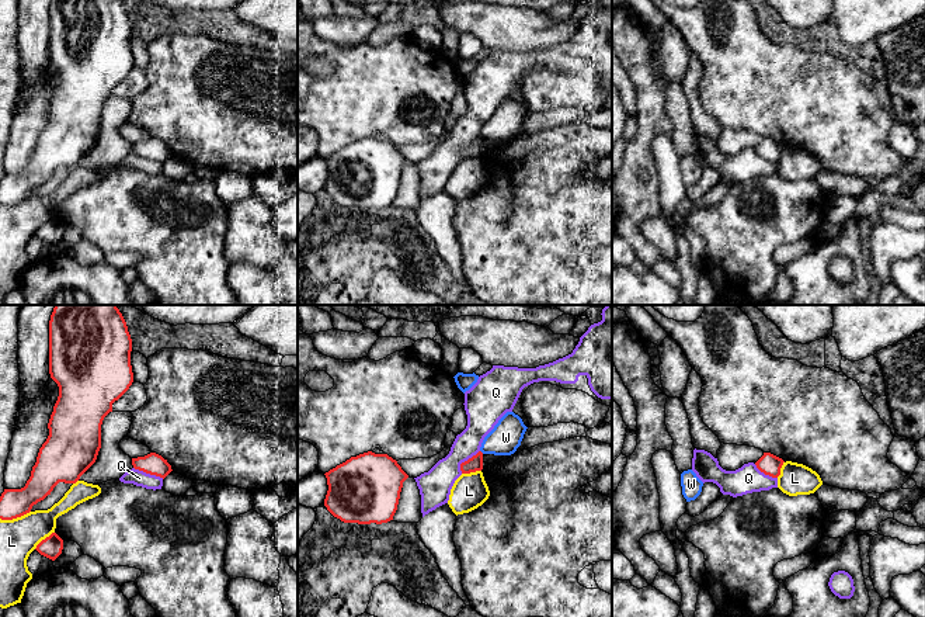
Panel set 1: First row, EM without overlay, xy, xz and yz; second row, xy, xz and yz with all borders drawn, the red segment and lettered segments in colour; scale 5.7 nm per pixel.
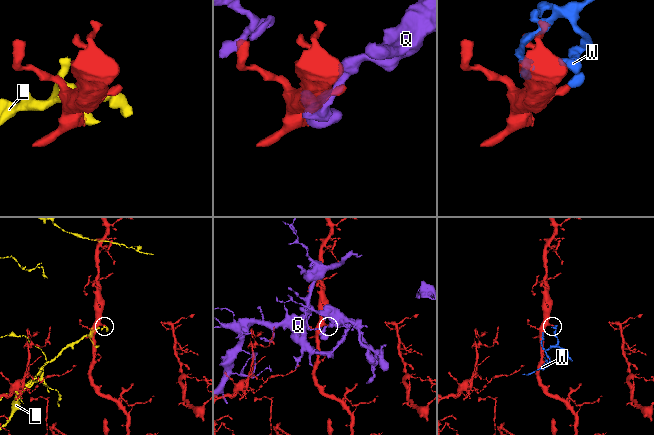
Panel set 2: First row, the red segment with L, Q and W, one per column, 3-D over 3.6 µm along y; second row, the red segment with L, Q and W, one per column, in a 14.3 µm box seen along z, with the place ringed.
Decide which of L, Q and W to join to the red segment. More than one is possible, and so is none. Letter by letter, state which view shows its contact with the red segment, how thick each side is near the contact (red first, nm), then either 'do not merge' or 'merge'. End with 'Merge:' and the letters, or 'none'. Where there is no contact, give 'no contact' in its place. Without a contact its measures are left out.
L: xy | 160/220 nm | do not merge
Q: xy | 120/90 nm | do not merge
W: no contact | do not merge
Merge: none

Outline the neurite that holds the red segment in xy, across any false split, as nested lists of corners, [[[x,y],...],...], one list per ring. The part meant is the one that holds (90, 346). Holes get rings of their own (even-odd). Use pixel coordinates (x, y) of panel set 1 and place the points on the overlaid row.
[[[55,305],[49,320],[49,374],[59,387],[48,429],[49,436],[39,448],[31,476],[21,489],[4,489],[0,496],[0,519],[13,520],[31,512],[59,482],[76,483],[95,462],[101,448],[101,424],[118,401],[132,385],[132,339],[117,305]]]

